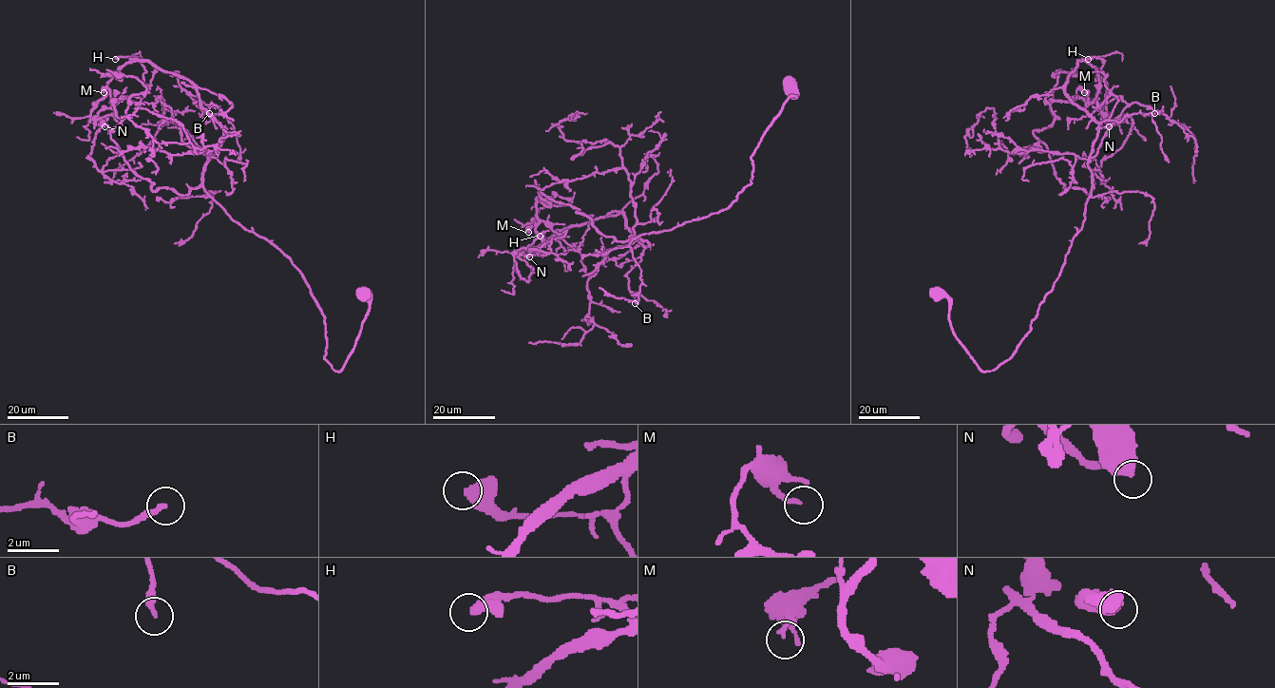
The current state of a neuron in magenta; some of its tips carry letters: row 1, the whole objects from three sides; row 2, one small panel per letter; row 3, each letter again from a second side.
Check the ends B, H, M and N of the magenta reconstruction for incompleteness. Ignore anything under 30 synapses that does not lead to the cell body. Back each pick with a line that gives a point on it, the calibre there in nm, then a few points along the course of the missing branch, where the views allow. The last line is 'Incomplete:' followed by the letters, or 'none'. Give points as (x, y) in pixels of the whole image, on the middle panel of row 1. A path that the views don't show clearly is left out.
Incomplete: none

